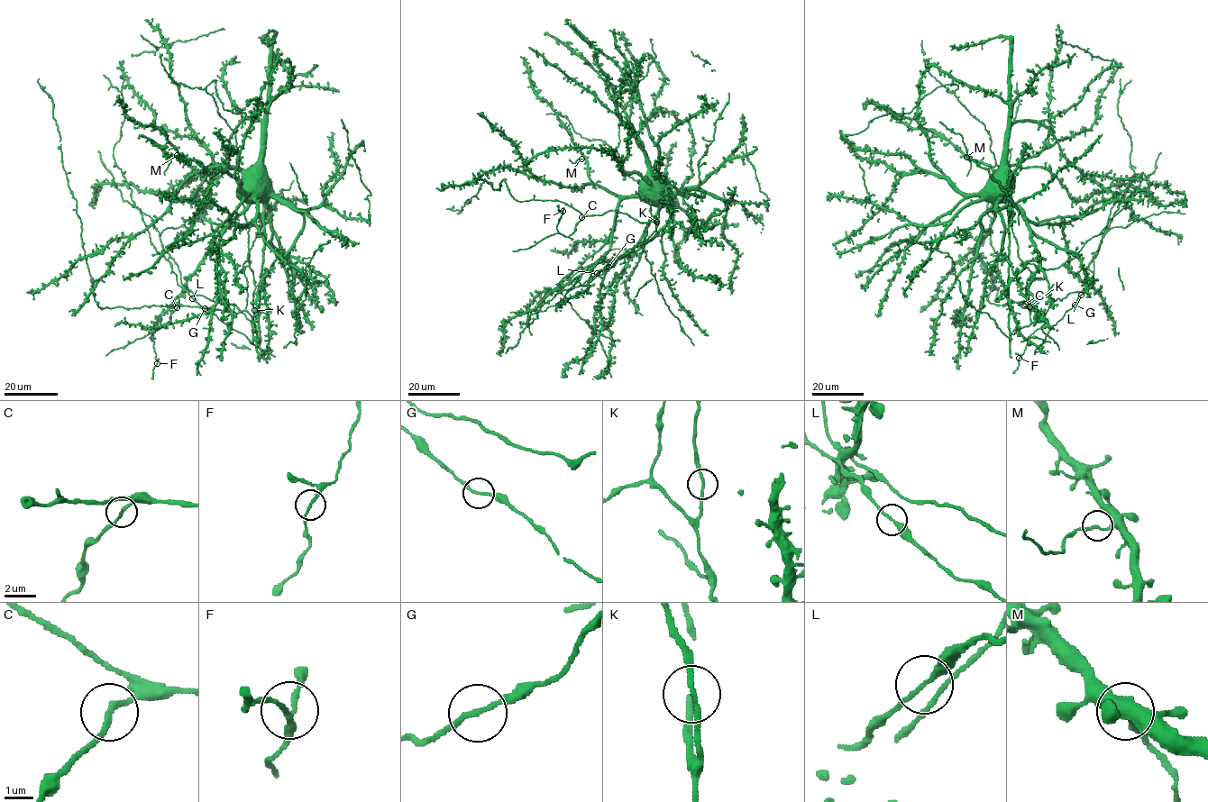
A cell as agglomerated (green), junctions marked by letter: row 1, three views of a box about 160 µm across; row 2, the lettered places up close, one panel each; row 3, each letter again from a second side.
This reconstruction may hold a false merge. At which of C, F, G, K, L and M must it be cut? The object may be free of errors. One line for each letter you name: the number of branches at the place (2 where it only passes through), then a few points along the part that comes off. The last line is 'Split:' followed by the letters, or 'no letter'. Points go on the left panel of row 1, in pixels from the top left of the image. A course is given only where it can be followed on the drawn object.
M: 2 branches meet; foreign part runs (177, 155), (164, 175)
Split: M

